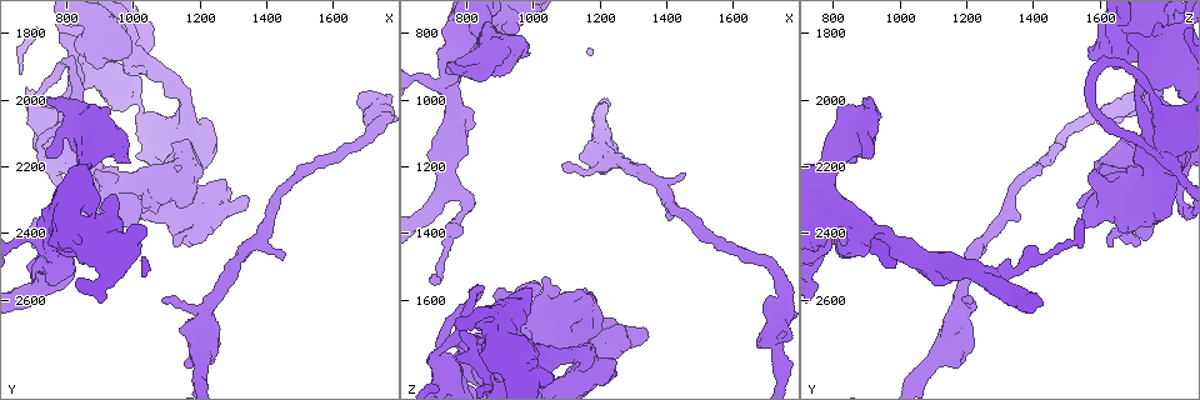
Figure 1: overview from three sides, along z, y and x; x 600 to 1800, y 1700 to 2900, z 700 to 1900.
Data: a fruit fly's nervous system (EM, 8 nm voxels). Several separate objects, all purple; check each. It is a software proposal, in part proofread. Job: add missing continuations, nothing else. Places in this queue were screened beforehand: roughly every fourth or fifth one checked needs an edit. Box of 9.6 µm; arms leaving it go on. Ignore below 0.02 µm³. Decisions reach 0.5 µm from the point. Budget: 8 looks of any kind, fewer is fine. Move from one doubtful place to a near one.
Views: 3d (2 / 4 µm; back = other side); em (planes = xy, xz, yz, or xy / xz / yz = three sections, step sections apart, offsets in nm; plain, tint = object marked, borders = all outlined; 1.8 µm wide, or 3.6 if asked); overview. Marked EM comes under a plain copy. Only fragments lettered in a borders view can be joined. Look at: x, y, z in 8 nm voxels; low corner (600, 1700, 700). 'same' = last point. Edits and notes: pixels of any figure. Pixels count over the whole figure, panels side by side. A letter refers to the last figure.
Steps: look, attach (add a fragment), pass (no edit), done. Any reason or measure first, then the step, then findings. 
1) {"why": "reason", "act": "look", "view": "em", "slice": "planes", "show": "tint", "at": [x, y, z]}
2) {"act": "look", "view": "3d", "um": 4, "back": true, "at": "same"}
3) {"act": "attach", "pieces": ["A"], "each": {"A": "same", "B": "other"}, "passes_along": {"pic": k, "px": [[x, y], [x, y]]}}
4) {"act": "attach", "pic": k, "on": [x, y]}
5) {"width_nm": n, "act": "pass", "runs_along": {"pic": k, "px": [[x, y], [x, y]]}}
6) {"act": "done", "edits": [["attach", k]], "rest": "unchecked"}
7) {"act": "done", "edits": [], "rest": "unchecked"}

{"why": "arms part here", "act": "look", "view": "3d", "um": 4, "at": [1210, 2670, 1170]}

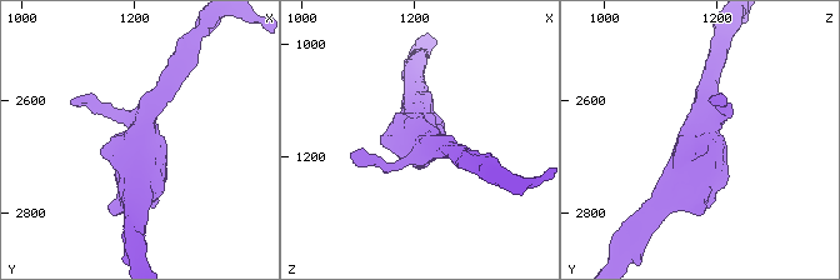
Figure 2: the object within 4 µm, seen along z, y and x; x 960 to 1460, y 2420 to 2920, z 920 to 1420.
{"act": "look", "view": "em", "slice": "xy", "step": 8, "show": "tint", "at": [1215, 2675, 1175]}

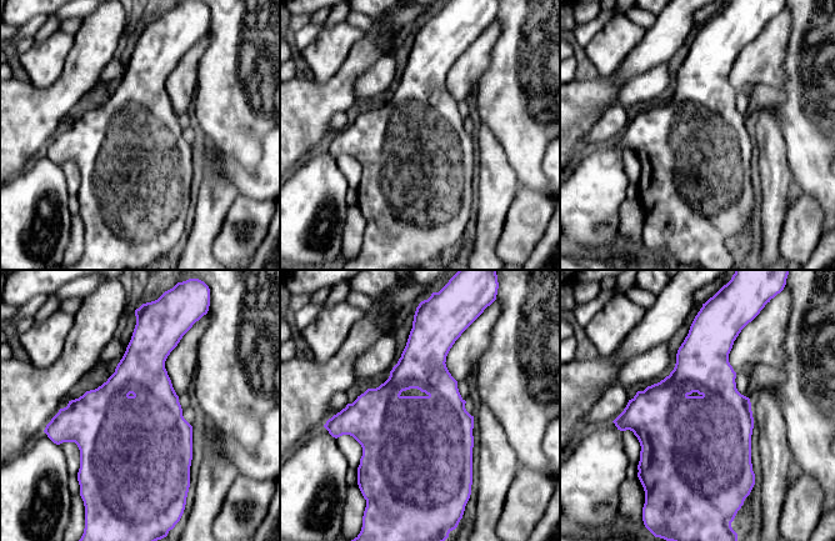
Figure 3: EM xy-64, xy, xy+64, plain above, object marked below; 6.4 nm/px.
{"why": "another direction", "act": "look", "view": "em", "slice": "planes", "show": "borders", "at": "same"}

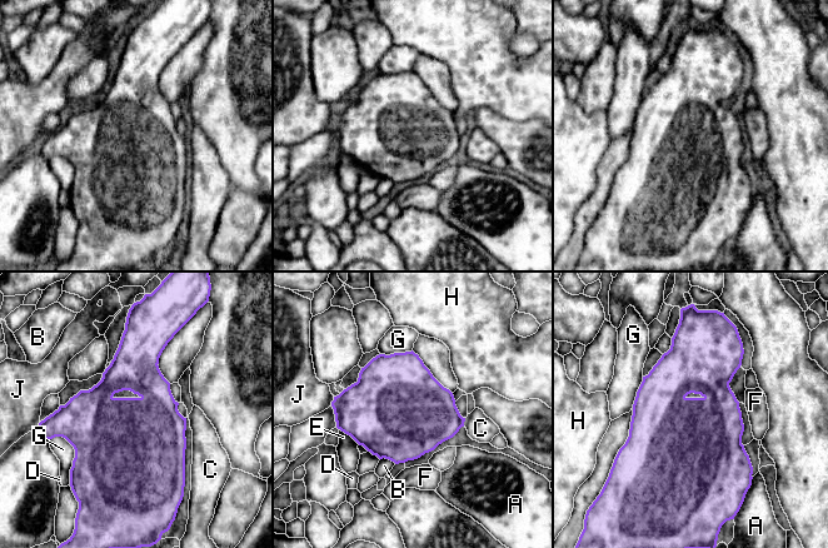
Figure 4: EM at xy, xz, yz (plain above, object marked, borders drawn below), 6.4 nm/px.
{"width_nm": 650, "act": "pass", "each": {"A": "other", "B": "other", "C": "other", "D": "other", "E": "other", "F": "other", "G": "other", "H": "other", "J": "other"}, "border": {"pic": 4, "px": [[339, 428], [359, 444]]}, "found": "no lettered fragment goes on from it"}

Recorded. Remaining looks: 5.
{"why": "branch stops here", "act": "look", "view": "em", "slice": "yz", "step": 4, "show": "tint", "at": [710, 2360, 1540]}

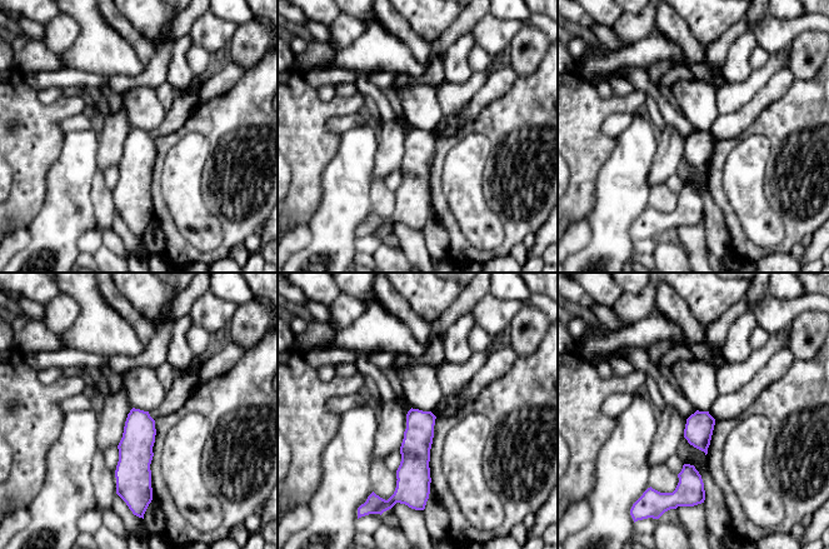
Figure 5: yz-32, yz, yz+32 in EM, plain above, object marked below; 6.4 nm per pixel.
{"act": "look", "view": "em", "slice": "planes", "show": "borders", "at": "same"}

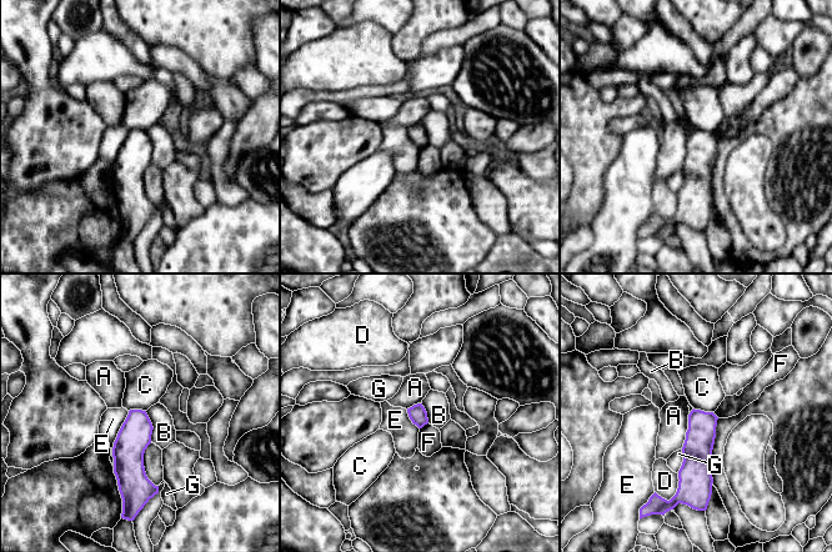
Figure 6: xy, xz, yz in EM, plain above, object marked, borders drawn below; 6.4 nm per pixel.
{"width_nm": 120, "act": "pass", "each": {"A": "other", "B": "other", "C": "other", "D": "other", "E": "other", "F": "other", "G": "other"}, "border": {"pic": 6, "px": [[693, 407], [712, 412]]}, "found": "no lettered fragment goes on from it"}

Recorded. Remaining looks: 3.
{"why": "sudden change in width", "act": "look", "view": "em", "slice": "yz", "step": 4, "show": "borders", "at": [790, 2150, 1790]}

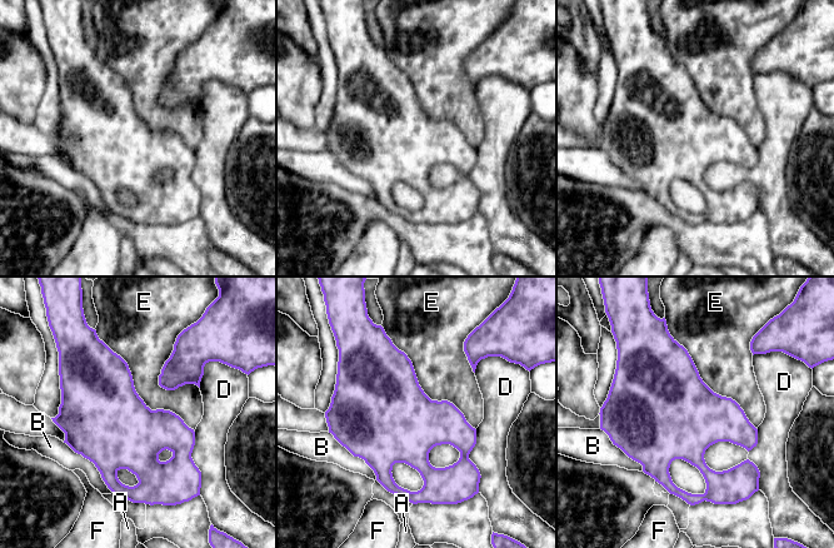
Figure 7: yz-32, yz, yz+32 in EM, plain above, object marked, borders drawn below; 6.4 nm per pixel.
{"act": "pass", "each": {"A": "other", "B": "other", "D": "other", "E": "other", "F": "other"}, "border": {"pic": 7, "px": [[99, 338], [151, 409], [194, 429]]}, "found": "no lettered fragment goes on from it"}

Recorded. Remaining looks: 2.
{"why": "thick turns thin", "act": "look", "view": "3d", "um": 4, "at": [830, 1840, 1750]}

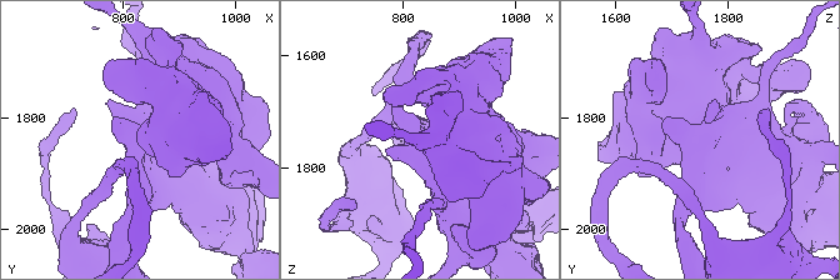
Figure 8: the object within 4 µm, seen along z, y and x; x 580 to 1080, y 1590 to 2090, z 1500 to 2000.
{"act": "look", "view": "em", "um": 3.6, "slice": "xz", "step": 8, "show": "borders", "at": [835, 1850, 1745]}

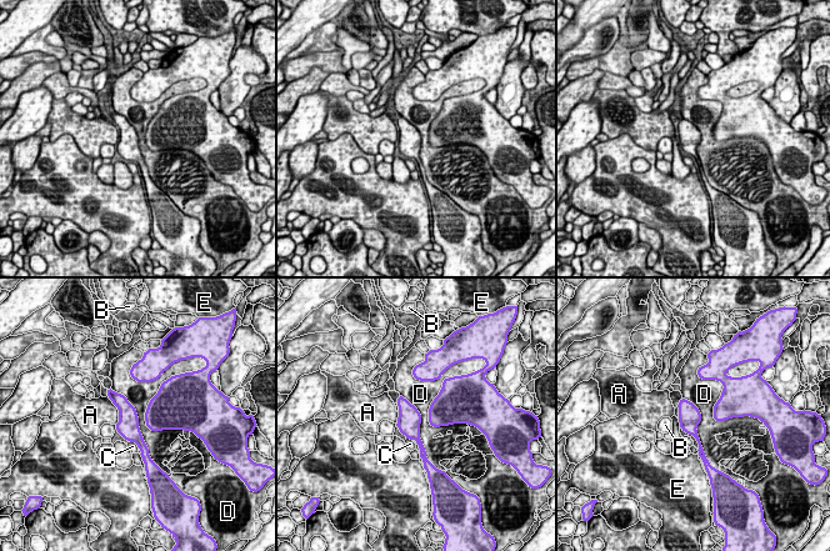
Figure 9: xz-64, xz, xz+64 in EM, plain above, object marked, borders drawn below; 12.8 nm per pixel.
{"act": "pass", "each": {"A": "other", "B": "other", "C": "other", "D": "other", "E": "other"}, "border": {"pic": 9, "px": [[698, 375], [739, 417]]}, "found": "none of them fits"}

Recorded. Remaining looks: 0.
{"act": "done", "edits": [], "rest": "unchecked"}

